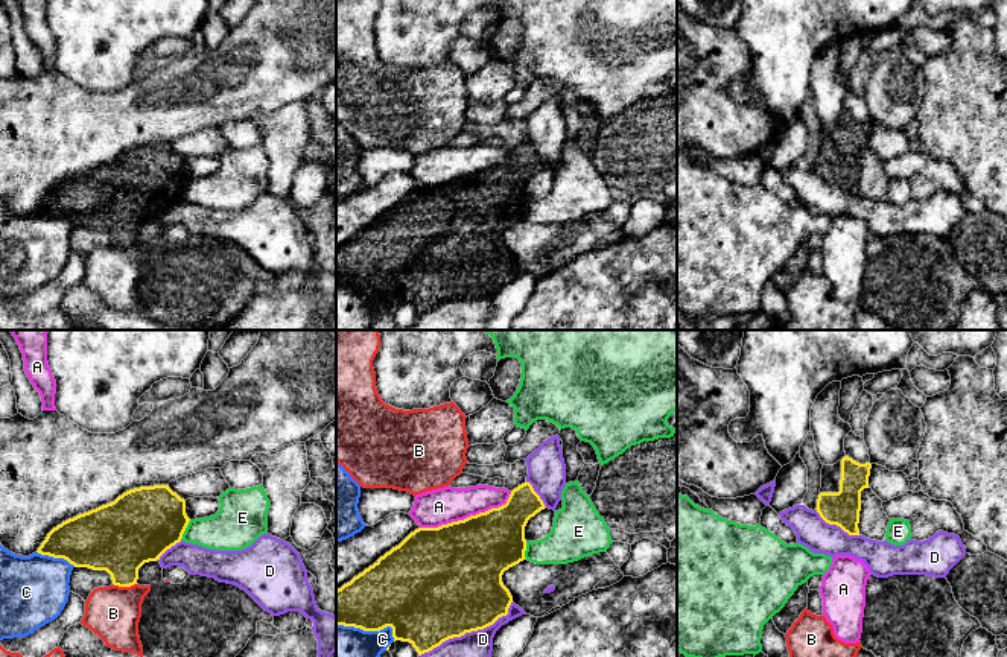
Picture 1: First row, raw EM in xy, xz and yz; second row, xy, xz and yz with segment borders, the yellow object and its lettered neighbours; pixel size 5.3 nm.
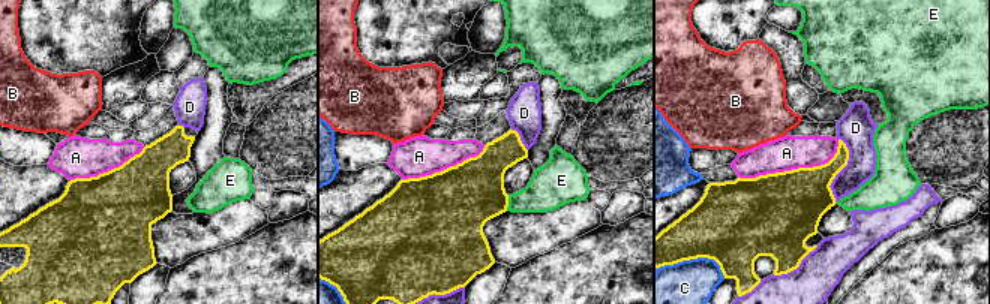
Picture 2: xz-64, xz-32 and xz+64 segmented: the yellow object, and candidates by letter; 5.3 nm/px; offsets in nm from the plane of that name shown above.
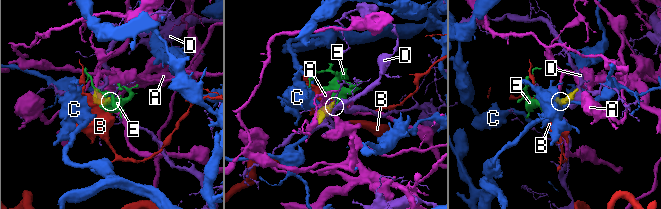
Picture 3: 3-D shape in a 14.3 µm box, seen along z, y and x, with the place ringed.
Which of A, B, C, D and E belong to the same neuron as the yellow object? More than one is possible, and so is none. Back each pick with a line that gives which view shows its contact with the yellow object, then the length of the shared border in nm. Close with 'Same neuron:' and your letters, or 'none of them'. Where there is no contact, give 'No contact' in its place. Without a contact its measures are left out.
Same neuron: none of them

